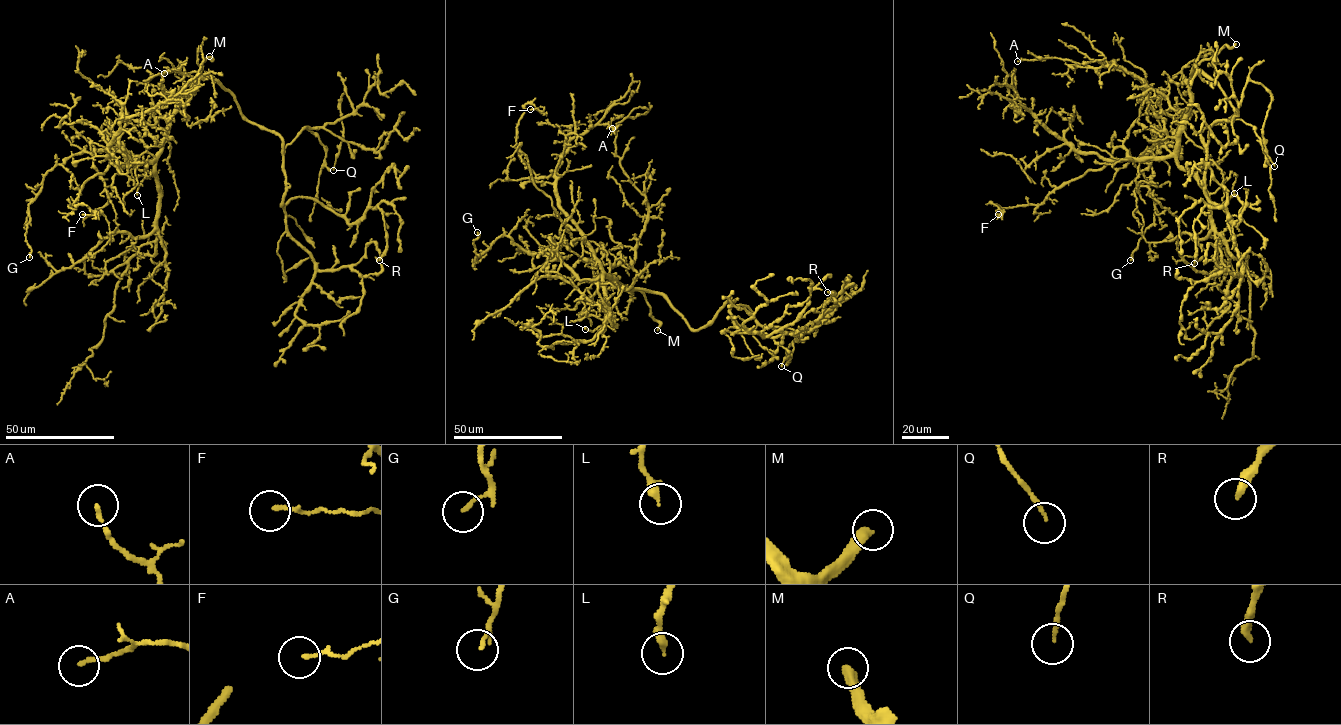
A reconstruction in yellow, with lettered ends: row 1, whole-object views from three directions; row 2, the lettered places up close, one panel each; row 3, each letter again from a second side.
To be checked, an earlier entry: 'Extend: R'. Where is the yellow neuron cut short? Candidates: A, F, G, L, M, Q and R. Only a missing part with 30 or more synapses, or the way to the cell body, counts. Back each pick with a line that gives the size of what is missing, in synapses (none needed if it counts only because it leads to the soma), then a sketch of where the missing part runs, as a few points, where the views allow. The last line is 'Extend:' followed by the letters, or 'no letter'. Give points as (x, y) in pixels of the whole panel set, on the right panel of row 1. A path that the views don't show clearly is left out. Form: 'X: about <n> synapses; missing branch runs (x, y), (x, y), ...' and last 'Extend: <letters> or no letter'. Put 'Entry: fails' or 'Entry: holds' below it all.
Extend: no letter
Entry: fails

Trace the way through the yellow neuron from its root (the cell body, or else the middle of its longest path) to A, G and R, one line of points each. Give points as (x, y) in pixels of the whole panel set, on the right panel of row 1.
A: (1194, 66), (1189, 89), (1191, 102), (1175, 110), (1163, 95), (1123, 67), (1091, 68), (1058, 58), (1017, 61)
G: (1194, 66), (1179, 137), (1181, 158), (1180, 149), (1157, 142), (1133, 161), (1147, 183), (1155, 215), (1130, 260)
R: (1194, 66), (1235, 111), (1200, 134), (1204, 194), (1242, 204), (1236, 224), (1224, 207), (1201, 210), (1194, 263)

